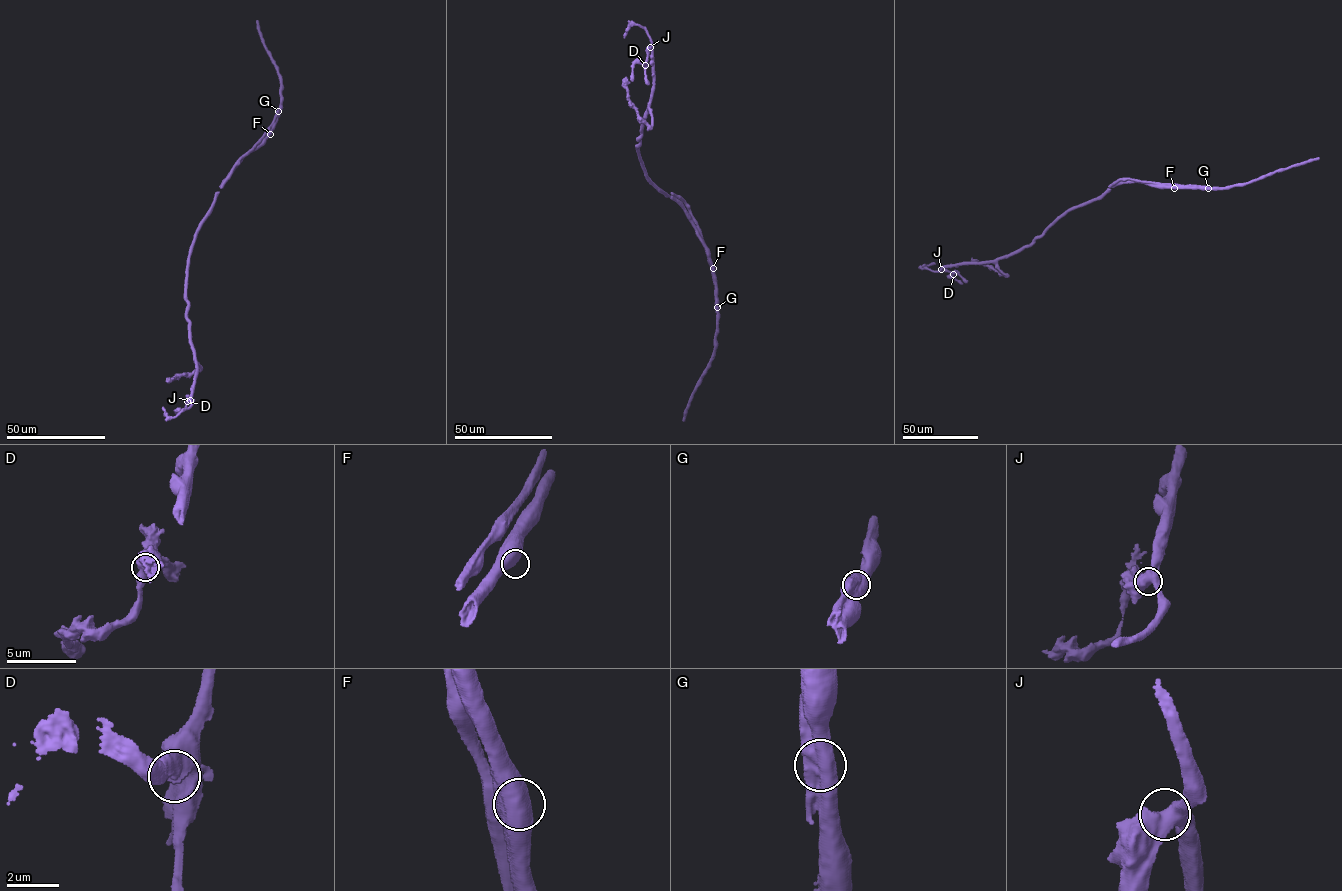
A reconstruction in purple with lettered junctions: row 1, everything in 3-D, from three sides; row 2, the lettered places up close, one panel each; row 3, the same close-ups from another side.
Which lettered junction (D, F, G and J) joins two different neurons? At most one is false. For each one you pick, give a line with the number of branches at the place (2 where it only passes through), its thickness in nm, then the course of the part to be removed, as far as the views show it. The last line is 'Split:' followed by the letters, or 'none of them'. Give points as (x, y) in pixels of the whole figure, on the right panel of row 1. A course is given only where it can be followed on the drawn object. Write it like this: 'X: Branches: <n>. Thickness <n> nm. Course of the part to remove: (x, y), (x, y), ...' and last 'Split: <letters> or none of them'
G: Branches: 2. Thickness 850 nm. Course of the part to remove: (1208, 188), (1129, 179), (1108, 186)
Split: G

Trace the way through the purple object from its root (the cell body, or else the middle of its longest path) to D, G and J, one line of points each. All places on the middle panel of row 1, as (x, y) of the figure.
D: (665, 193), (647, 176), (637, 146), (653, 86), (651, 48), (645, 65)
G: (665, 193), (684, 202), (697, 224), (715, 284), (717, 307)
J: (665, 193), (647, 176), (637, 146), (653, 86), (650, 47)

